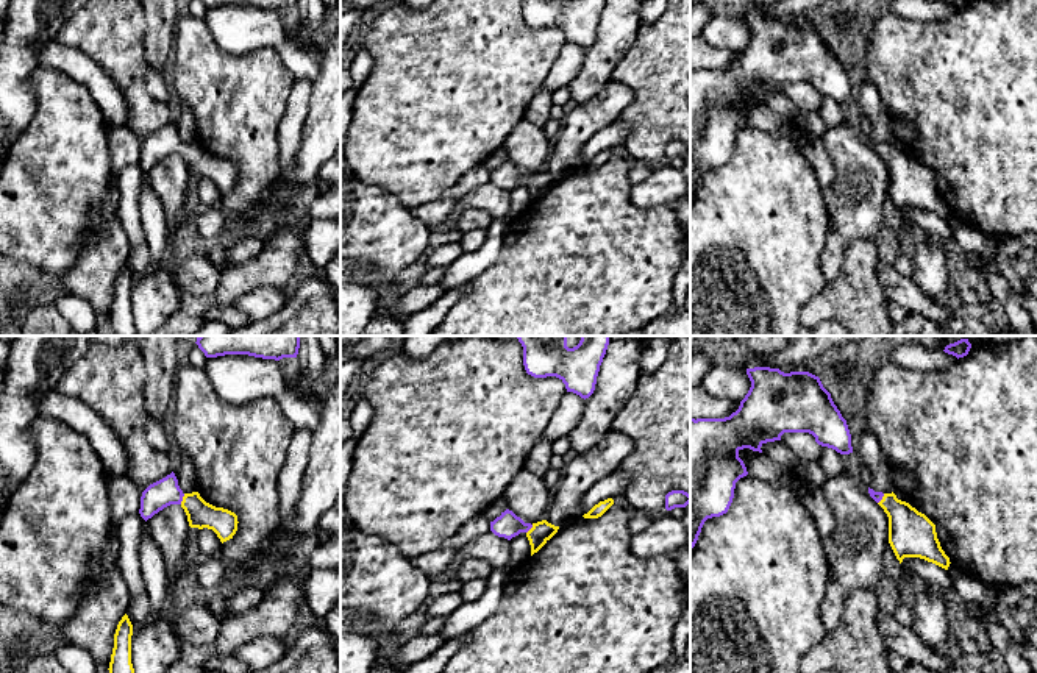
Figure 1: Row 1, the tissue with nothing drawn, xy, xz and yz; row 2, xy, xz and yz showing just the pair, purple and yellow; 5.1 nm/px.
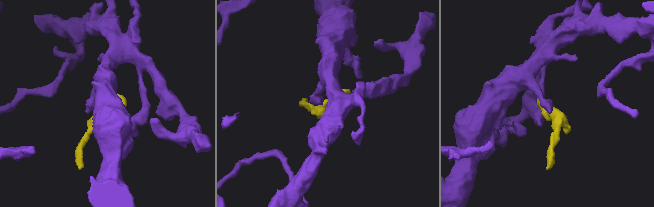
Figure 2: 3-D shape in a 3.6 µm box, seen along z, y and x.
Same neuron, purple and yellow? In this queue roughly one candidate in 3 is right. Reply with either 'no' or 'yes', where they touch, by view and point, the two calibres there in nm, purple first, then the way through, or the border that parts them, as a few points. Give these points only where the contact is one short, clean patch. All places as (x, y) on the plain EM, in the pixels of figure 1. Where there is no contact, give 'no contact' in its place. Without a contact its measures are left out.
yes; meets purple in xy at (181, 149); 140 nm thick on the purple side, 140 nm on the other; runs through xy (164, 142), (181, 149), (200, 164)

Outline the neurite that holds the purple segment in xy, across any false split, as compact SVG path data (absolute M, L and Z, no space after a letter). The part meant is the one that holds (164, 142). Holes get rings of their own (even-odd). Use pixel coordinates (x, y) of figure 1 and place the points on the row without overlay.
M173 122L142 142L139 164L147 172L170 155L184 159L191 178L212 180L222 194L233 189L237 181L234 162L206 153L198 142L184 144Z

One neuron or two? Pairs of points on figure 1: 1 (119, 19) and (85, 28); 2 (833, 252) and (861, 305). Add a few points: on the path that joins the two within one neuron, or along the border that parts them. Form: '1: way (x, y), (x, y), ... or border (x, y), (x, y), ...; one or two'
1: way (111, 27), (92, 28); one
2: border (864, 238), (847, 247), (841, 272), (826, 284); two

